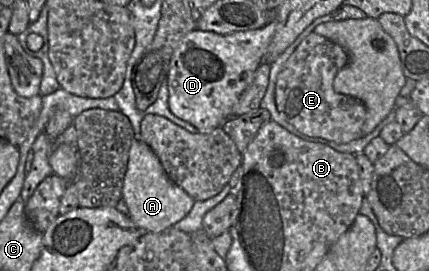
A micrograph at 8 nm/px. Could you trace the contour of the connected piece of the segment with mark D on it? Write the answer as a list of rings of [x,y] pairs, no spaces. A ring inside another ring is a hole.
[[[277,20],[256,30],[217,34],[194,30],[176,48],[166,77],[169,109],[176,117],[208,133],[231,117],[240,96],[251,84],[275,34]]]

